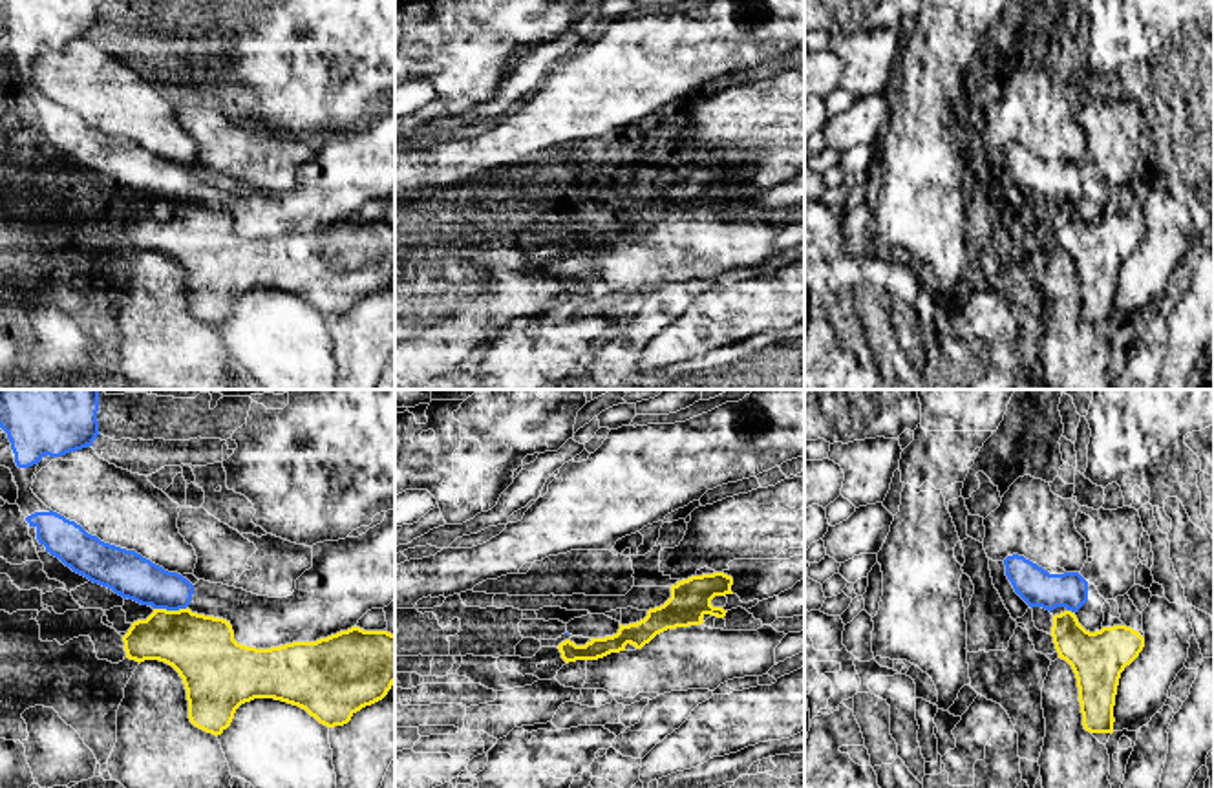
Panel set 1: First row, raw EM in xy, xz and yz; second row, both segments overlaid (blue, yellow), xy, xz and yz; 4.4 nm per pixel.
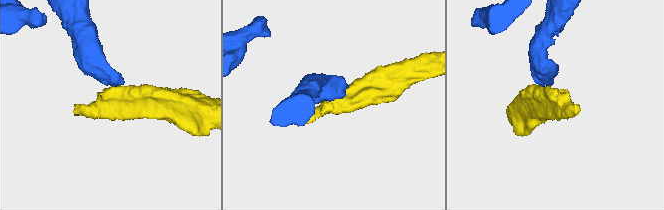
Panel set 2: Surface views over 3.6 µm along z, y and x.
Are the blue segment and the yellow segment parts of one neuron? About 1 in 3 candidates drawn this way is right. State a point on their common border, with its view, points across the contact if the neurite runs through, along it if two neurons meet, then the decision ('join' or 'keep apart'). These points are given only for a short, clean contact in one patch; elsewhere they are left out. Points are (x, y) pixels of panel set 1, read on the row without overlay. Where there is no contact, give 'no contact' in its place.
meets blue in xy at (170, 200); border along xy (187, 196), (154, 200); keep apart

